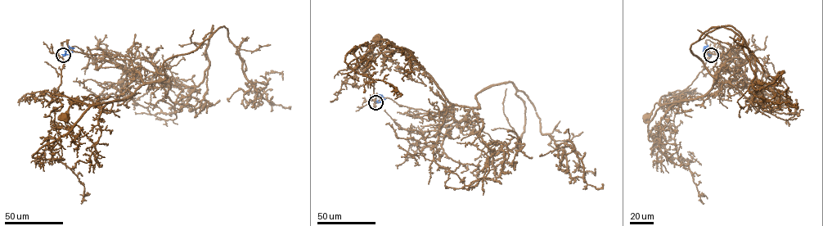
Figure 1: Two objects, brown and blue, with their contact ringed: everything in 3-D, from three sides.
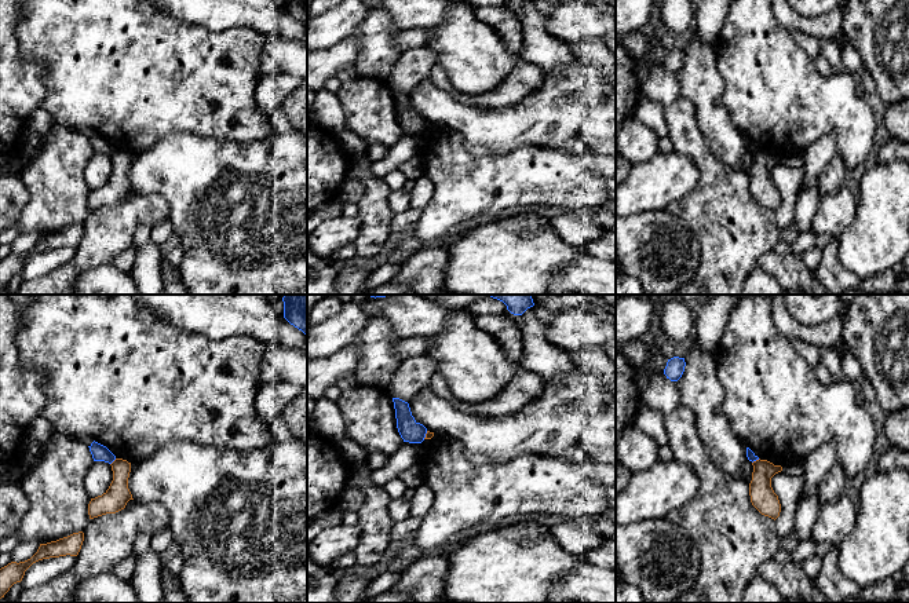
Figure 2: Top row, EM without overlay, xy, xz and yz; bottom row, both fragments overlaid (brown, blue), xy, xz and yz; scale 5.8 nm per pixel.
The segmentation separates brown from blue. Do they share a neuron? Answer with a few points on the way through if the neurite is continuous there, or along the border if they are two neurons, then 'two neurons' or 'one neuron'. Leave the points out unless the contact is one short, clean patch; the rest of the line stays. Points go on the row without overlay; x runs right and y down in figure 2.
border xy (116, 150), (110, 156); two neurons

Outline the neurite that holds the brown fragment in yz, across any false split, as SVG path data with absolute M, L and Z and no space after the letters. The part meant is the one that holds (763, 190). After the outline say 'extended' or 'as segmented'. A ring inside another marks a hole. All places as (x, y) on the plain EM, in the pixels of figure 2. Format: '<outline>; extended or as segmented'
M760 150L753 153L752 157L753 164L749 175L751 194L762 207L775 212L780 208L781 195L771 179L771 169L781 164L782 158Z; as segmented

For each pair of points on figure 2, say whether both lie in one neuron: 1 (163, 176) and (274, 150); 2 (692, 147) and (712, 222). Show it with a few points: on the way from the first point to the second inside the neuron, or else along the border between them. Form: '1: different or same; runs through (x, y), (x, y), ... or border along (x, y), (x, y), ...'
1: same; runs through (190, 174), (248, 174)
2: same; runs through (708, 165), (712, 171), (712, 204)

